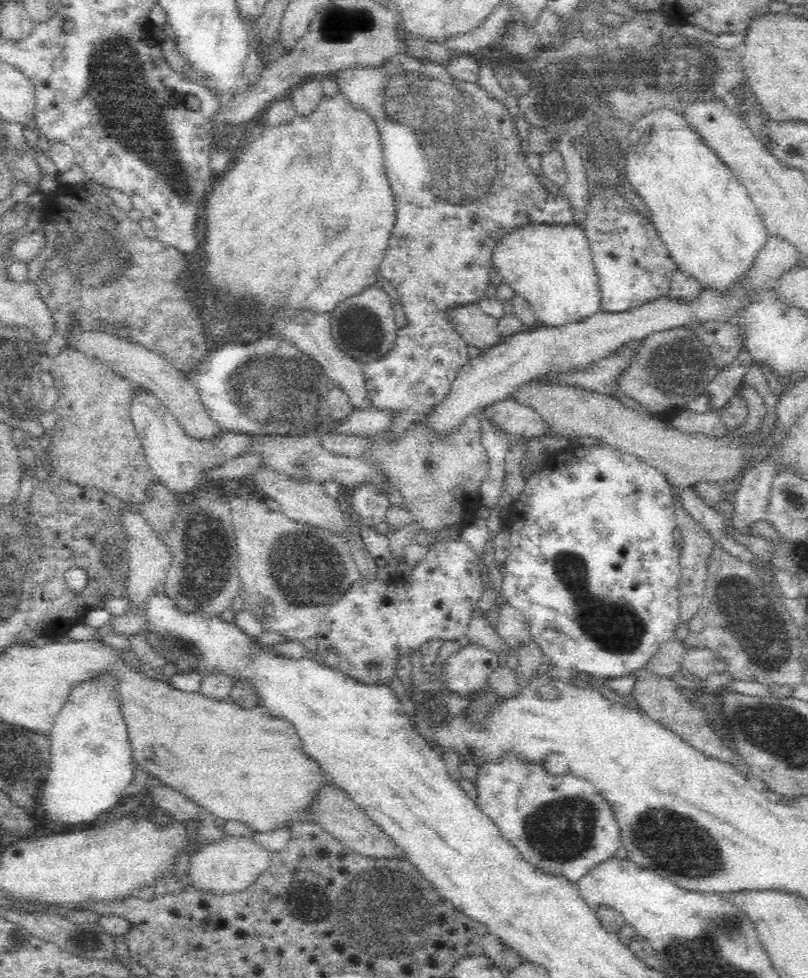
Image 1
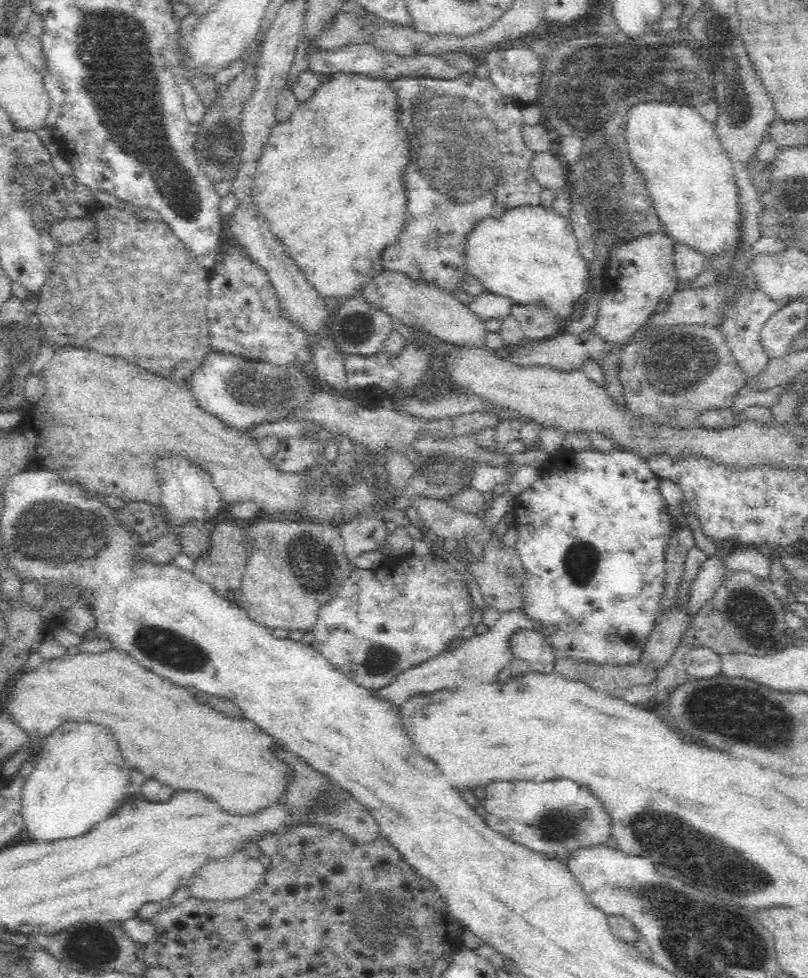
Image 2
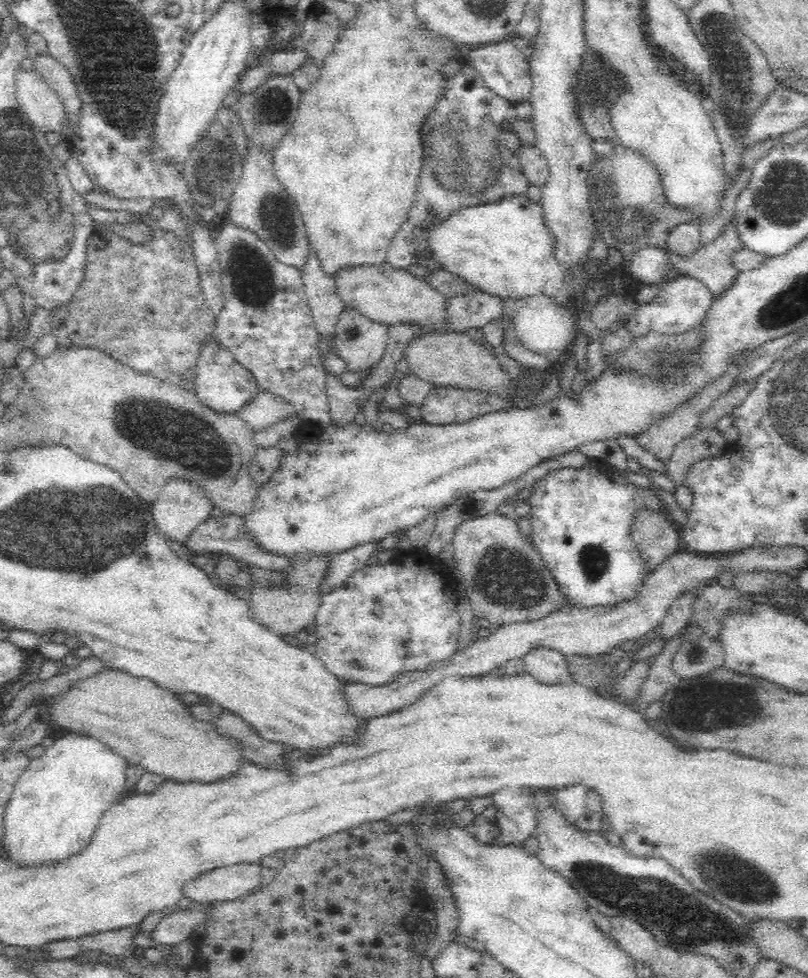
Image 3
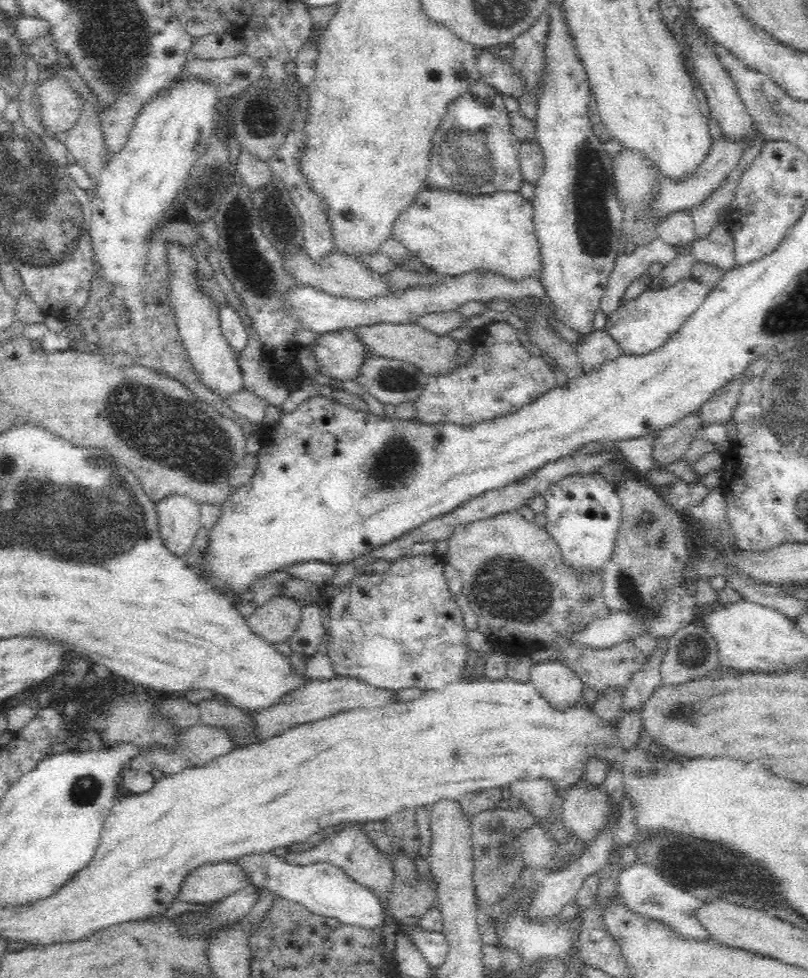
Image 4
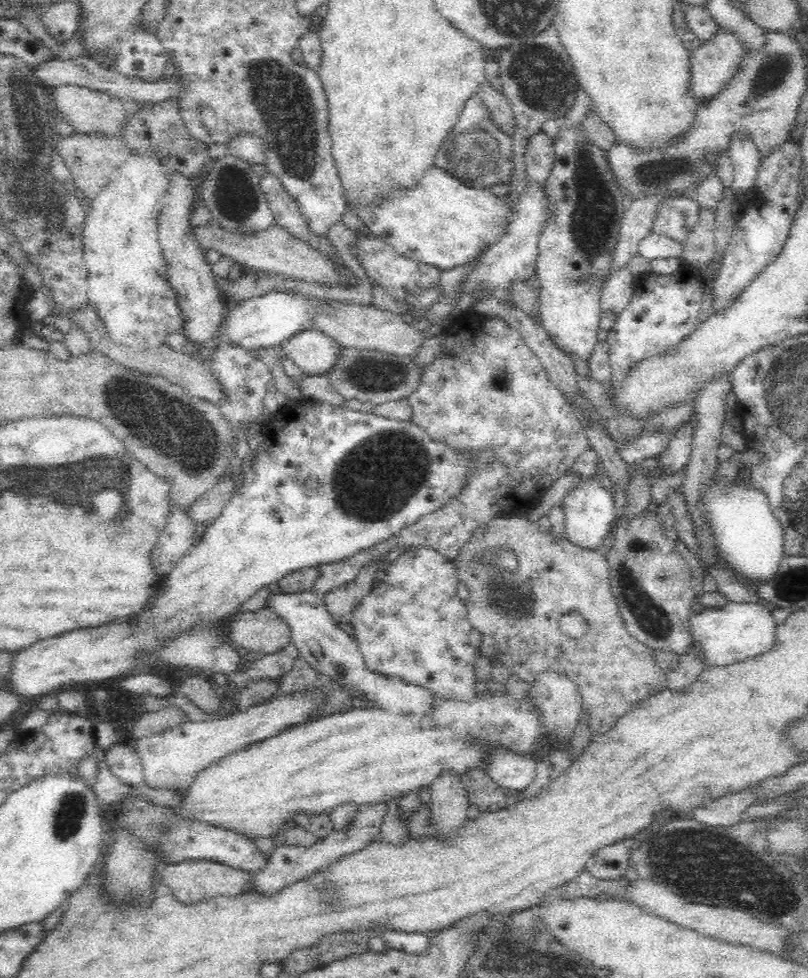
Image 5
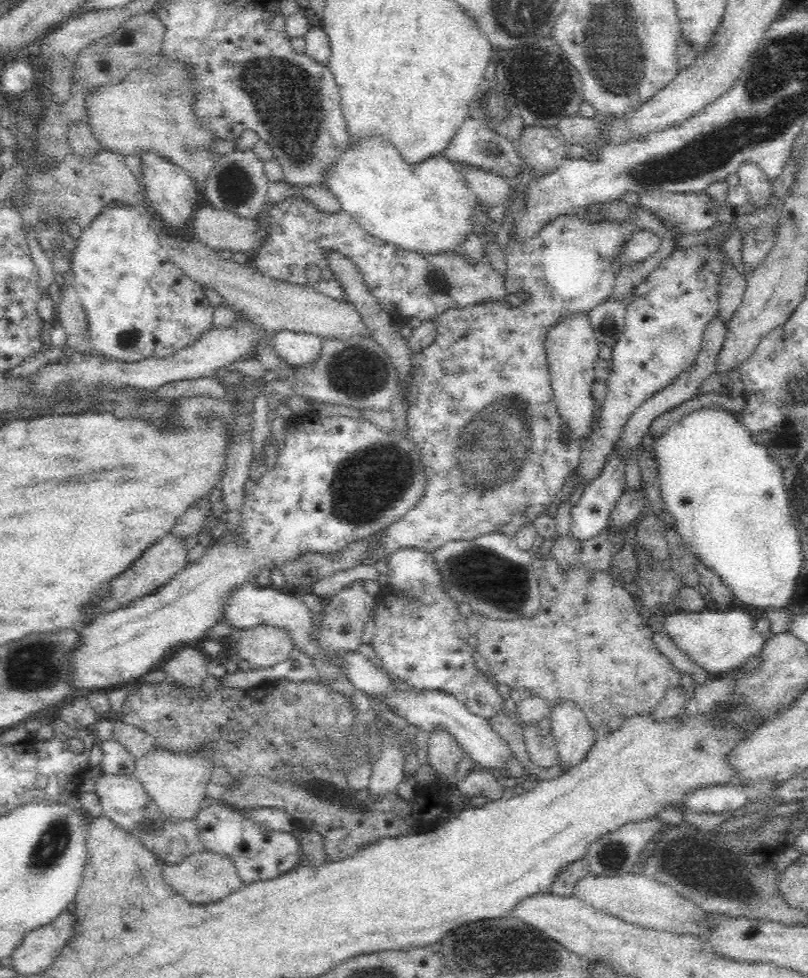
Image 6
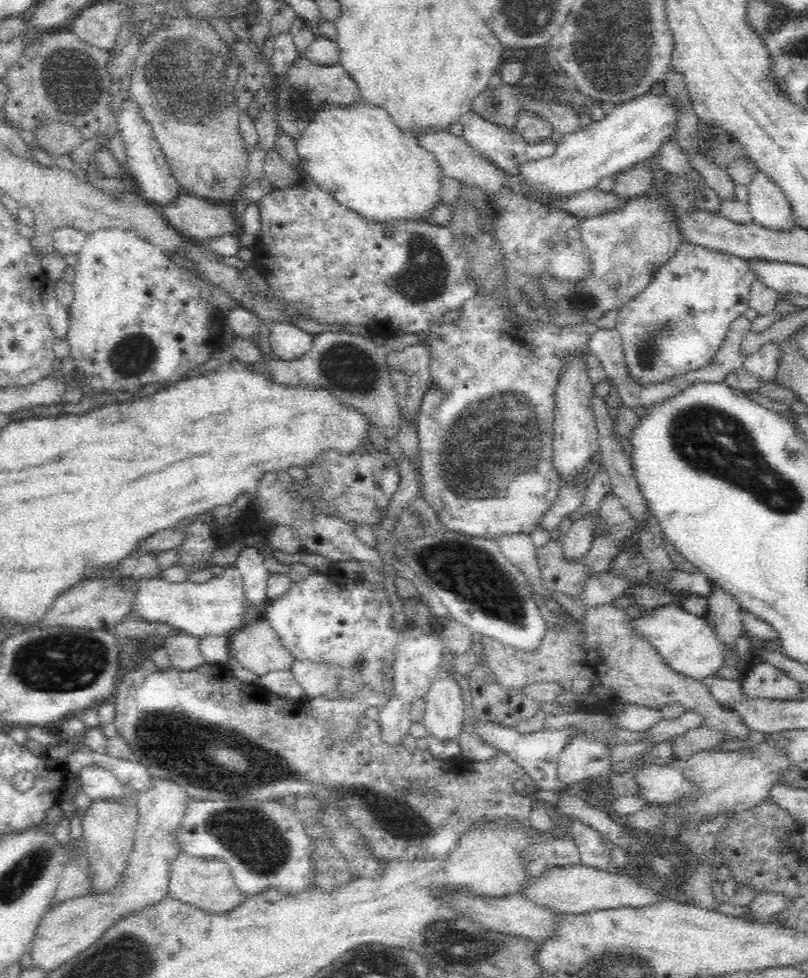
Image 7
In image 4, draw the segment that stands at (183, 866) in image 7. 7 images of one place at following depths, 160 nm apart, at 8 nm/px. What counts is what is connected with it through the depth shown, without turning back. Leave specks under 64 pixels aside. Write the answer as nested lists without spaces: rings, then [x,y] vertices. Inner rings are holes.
[[[218,862],[196,868],[184,882],[179,899],[204,904],[220,900],[253,885],[247,868],[238,862]]]

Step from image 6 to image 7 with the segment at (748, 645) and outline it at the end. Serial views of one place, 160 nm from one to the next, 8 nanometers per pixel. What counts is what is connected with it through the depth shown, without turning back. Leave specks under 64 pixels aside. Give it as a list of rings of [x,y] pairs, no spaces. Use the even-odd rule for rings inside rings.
[[[677,604],[650,608],[640,618],[634,618],[633,624],[636,631],[642,631],[650,639],[670,667],[696,680],[718,674],[718,670],[725,666],[726,656],[735,650],[734,639],[726,641],[720,637],[714,630],[715,624],[706,615],[690,614]]]

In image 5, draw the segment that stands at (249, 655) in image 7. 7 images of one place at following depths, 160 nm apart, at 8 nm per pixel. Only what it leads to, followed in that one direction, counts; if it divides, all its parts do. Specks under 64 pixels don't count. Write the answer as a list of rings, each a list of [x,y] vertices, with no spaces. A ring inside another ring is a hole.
[[[268,606],[256,611],[234,610],[229,620],[230,637],[240,646],[262,654],[279,649],[291,640],[291,627]]]

